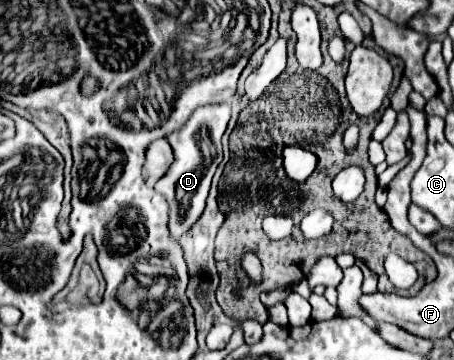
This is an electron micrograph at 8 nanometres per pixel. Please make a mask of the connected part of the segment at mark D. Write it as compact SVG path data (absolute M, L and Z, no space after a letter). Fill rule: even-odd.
M229 103L205 105L199 107L179 131L167 137L167 141L173 147L175 161L169 167L169 171L155 183L155 191L161 193L169 203L169 231L173 239L179 239L183 233L187 233L203 215L213 173L223 159L221 135L225 133L229 119L231 119ZM201 145L205 145L205 151L201 149Z

